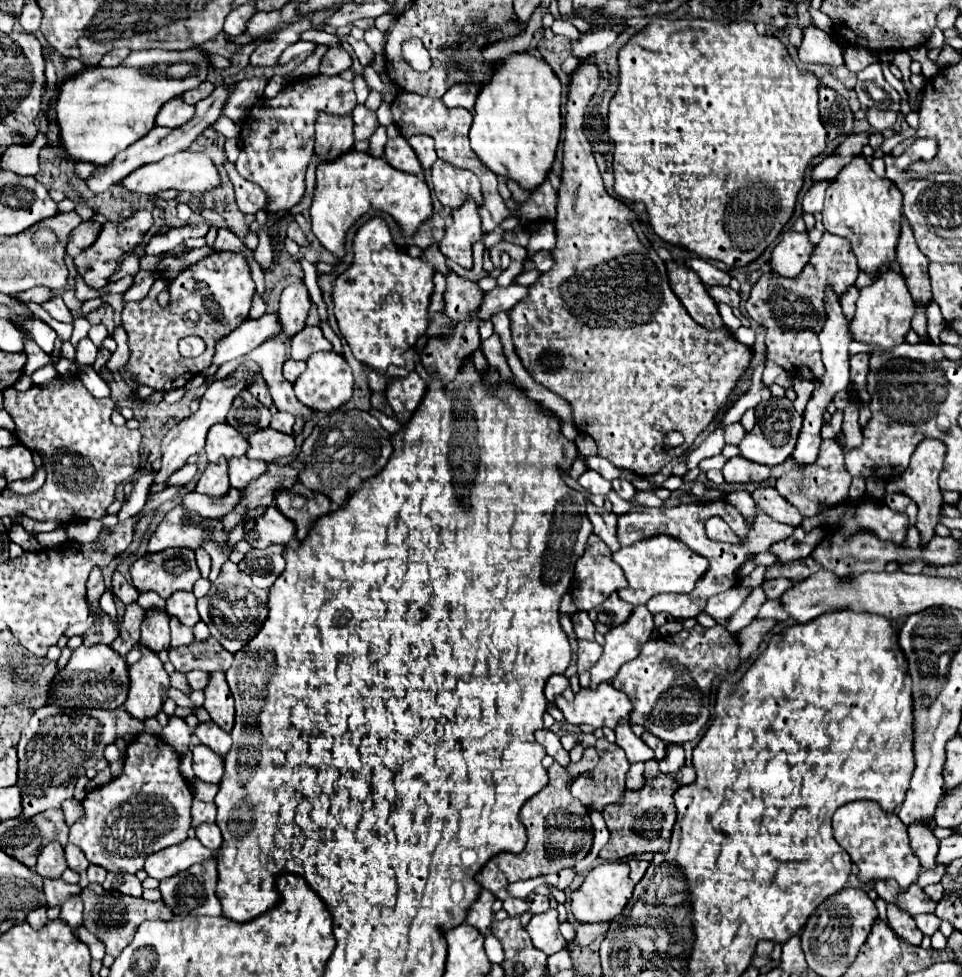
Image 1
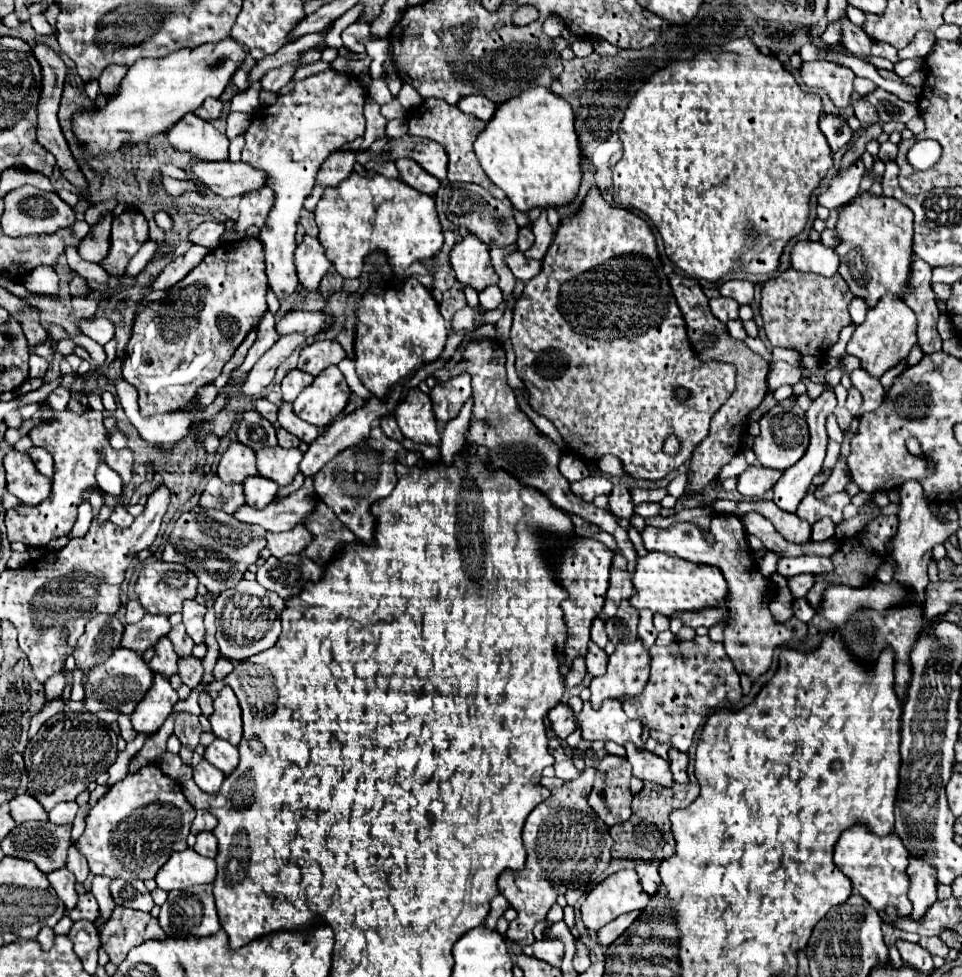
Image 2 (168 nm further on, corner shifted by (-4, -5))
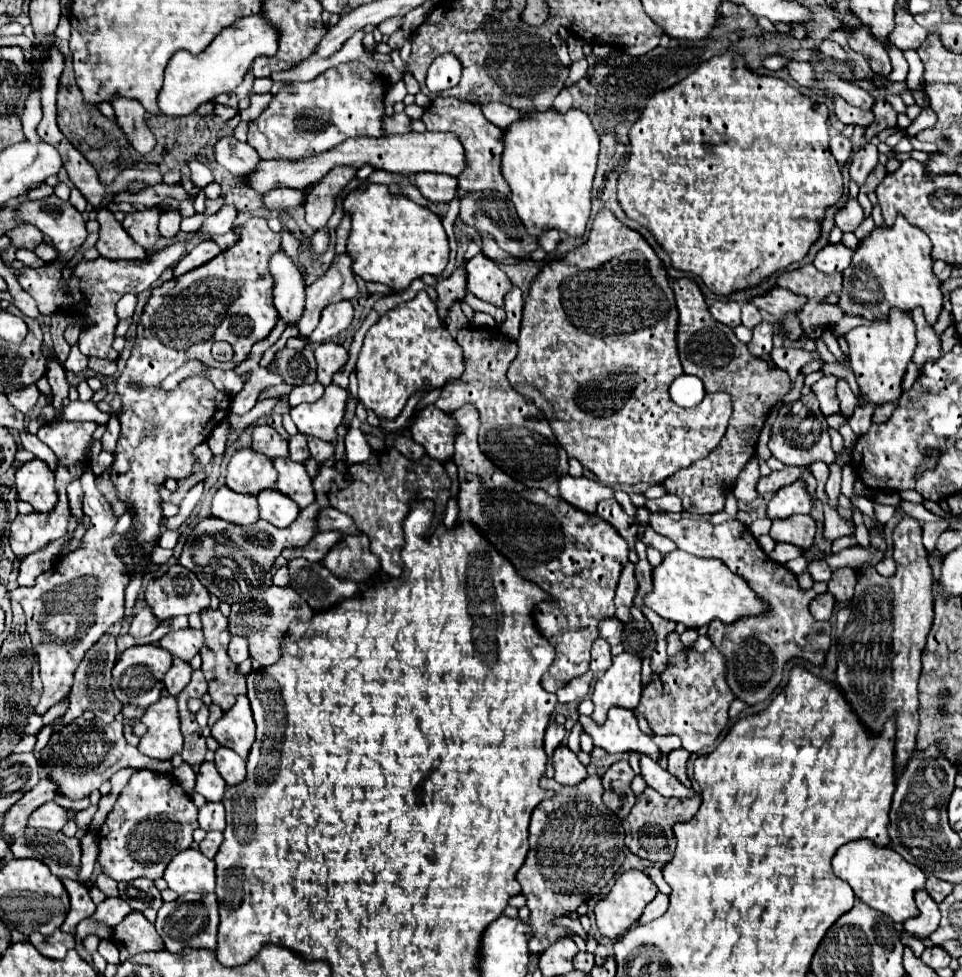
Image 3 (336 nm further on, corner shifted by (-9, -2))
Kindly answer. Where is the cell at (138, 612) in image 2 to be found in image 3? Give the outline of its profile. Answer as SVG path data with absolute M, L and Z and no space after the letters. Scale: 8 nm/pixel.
M149 607L145 609L139 609L131 621L131 627L129 627L129 635L135 635L135 637L145 637L149 633L153 633L157 629L159 621L157 617L149 611Z

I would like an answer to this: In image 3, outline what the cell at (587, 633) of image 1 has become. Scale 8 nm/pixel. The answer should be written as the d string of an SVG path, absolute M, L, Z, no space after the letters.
M611 617L599 623L599 633L609 645L621 643L621 631L623 631L623 623L617 617Z

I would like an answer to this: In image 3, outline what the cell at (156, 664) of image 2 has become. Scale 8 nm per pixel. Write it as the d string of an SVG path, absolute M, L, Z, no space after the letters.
M175 657L173 659L173 667L165 675L165 689L171 695L177 697L187 687L189 679L191 679L191 667L189 667L189 663L185 663L183 659Z

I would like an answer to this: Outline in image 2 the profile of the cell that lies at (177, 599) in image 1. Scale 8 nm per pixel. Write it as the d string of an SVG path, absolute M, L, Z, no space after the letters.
M196 600L184 602L182 618L184 618L186 632L194 642L204 642L204 624L202 624L204 614L206 614L206 606L204 604L198 604Z

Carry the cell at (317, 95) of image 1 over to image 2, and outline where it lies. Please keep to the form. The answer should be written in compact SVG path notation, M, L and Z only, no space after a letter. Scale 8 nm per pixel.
M326 70L298 82L292 92L280 96L276 104L258 108L244 134L246 146L242 150L242 162L262 170L268 176L268 188L274 190L274 206L260 230L260 240L266 252L268 284L278 298L292 294L298 286L294 234L304 200L316 182L316 172L330 152L364 134L364 100L366 92L354 76Z

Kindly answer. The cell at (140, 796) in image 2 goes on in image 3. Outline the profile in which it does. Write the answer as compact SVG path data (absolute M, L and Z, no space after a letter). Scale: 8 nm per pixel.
M147 769L137 771L119 793L113 811L99 829L97 861L103 873L115 881L131 881L137 877L159 879L169 859L191 847L197 827L197 807L173 777Z

